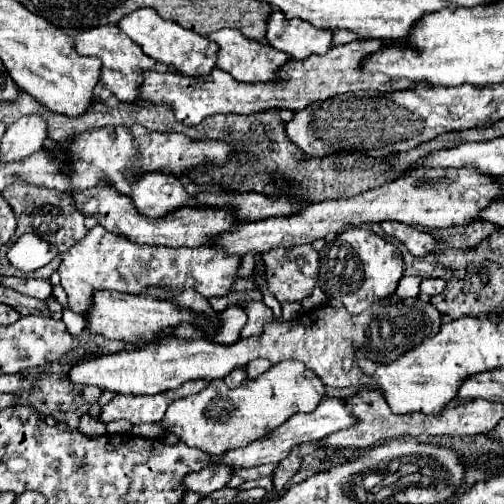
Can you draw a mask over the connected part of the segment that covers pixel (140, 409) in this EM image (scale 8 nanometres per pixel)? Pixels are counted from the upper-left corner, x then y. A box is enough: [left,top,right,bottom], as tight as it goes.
[99,379,207,423]

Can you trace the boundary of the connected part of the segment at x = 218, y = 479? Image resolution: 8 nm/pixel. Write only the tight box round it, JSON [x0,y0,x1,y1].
[183,465,233,495]

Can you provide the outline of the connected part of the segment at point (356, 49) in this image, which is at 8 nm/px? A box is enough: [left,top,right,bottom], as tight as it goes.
[139,39,389,125]

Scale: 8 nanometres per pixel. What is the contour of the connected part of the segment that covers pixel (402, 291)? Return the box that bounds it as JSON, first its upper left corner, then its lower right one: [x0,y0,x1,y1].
[395,277,421,299]

